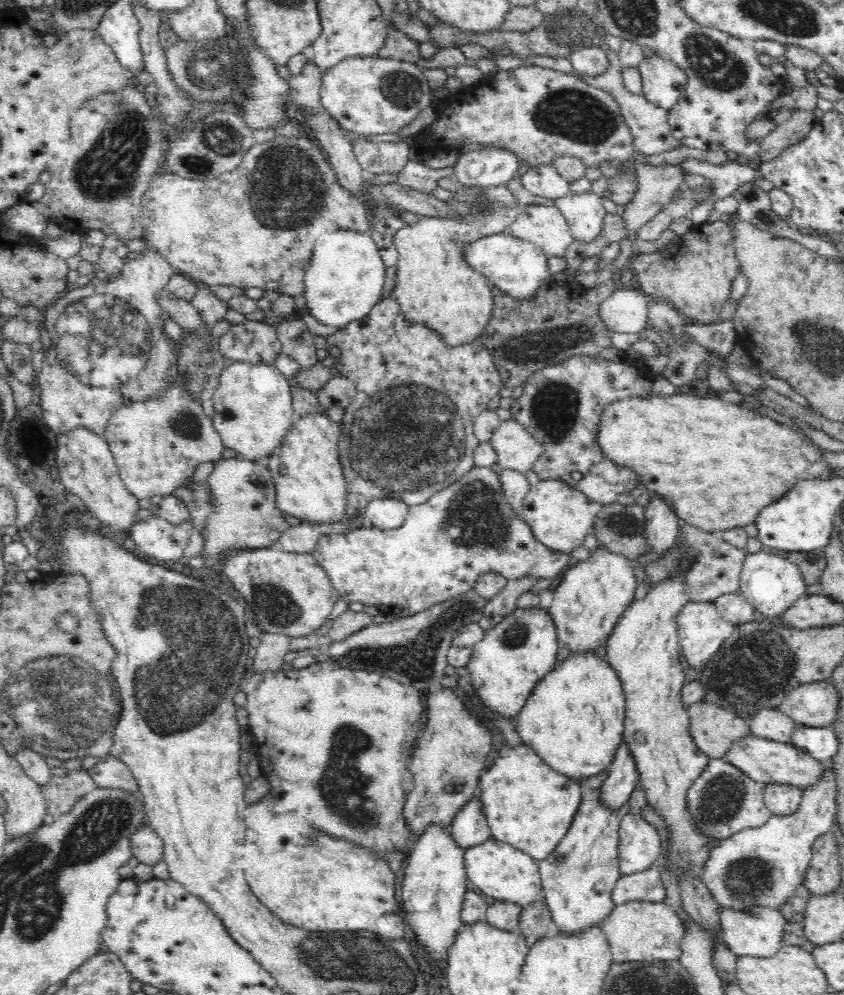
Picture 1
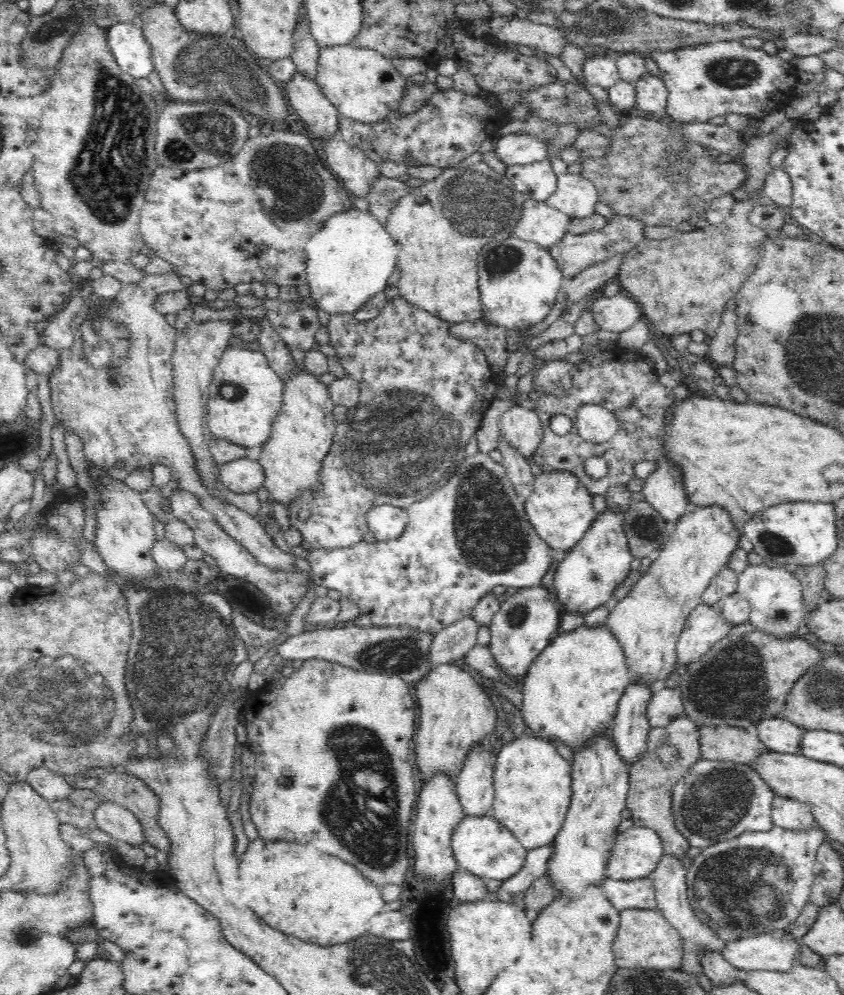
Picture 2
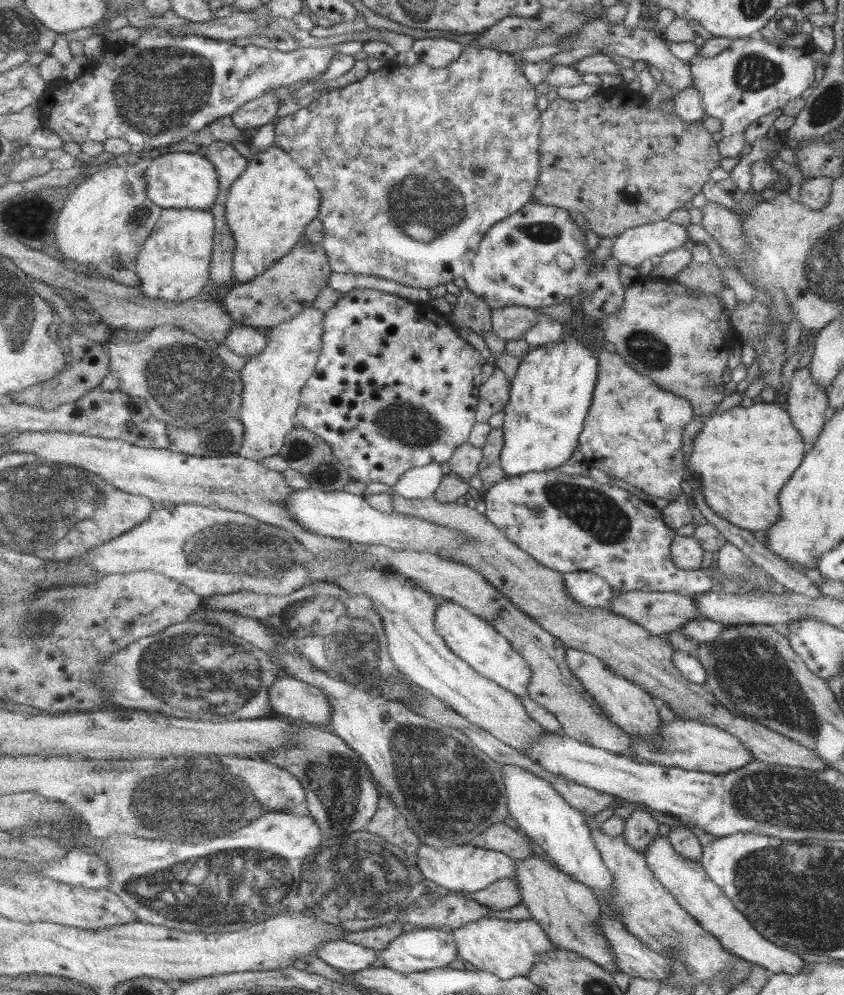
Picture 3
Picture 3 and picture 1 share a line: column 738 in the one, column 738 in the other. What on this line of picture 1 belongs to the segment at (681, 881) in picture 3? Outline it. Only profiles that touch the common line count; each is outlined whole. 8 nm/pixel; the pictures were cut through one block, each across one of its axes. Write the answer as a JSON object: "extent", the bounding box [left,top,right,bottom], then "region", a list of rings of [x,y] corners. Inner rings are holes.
{"extent":[719,906,787,957],"region":[[[754,906],[750,909],[722,908],[719,910],[722,941],[738,957],[774,957],[783,946],[787,920],[779,909]]]}

